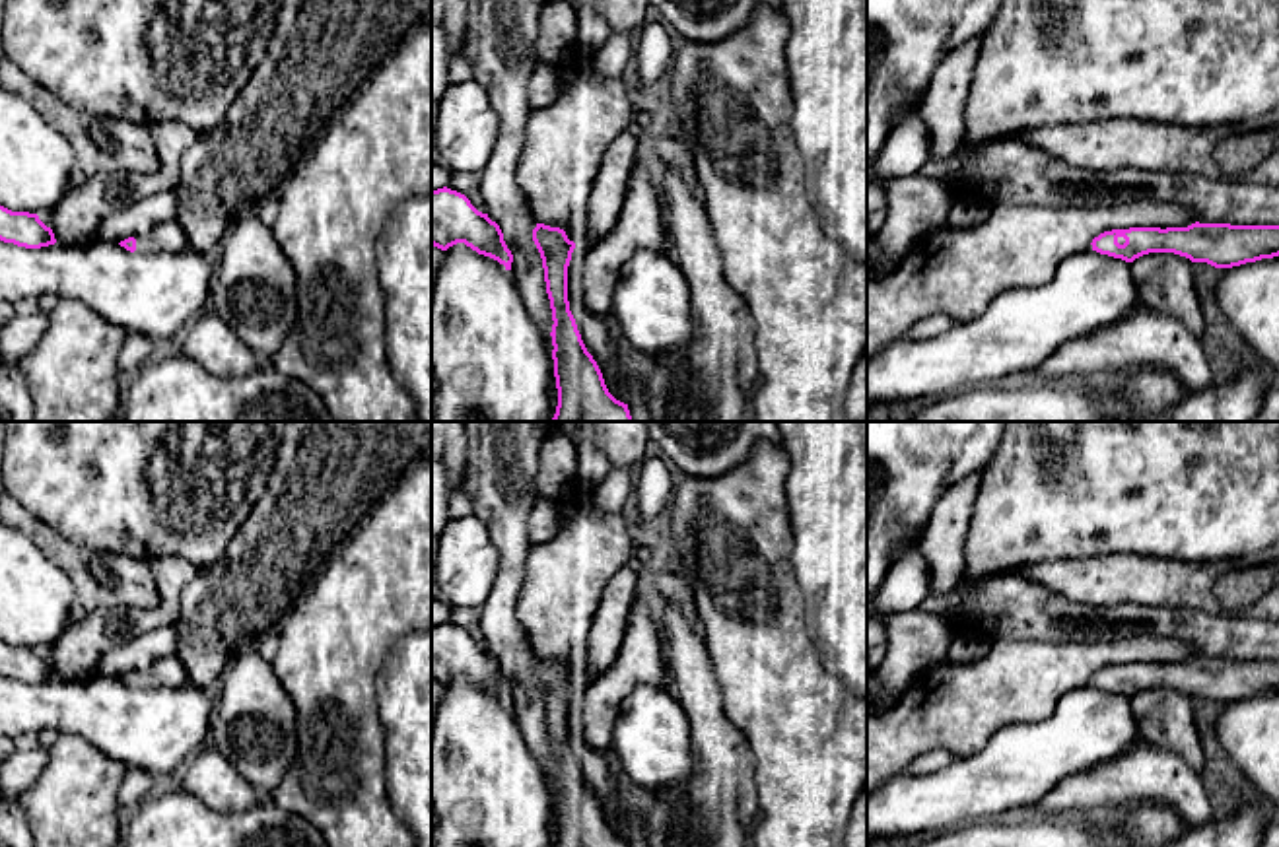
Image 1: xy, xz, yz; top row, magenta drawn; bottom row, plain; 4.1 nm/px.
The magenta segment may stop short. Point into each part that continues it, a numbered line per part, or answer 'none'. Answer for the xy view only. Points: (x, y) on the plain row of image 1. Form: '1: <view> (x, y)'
1: xy (166, 673)

